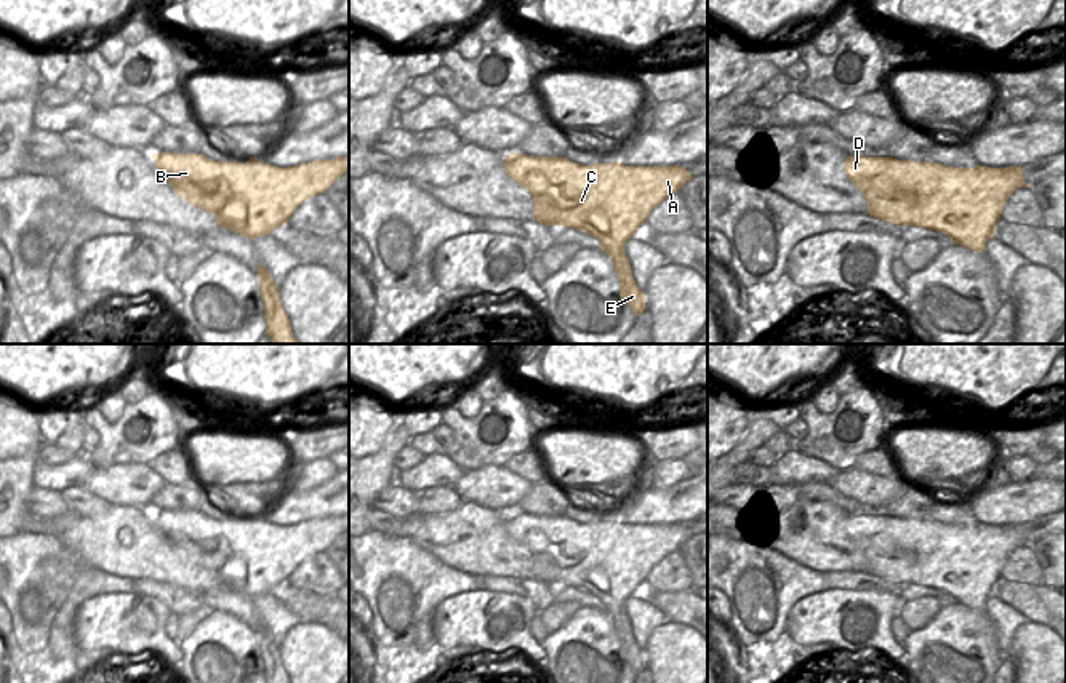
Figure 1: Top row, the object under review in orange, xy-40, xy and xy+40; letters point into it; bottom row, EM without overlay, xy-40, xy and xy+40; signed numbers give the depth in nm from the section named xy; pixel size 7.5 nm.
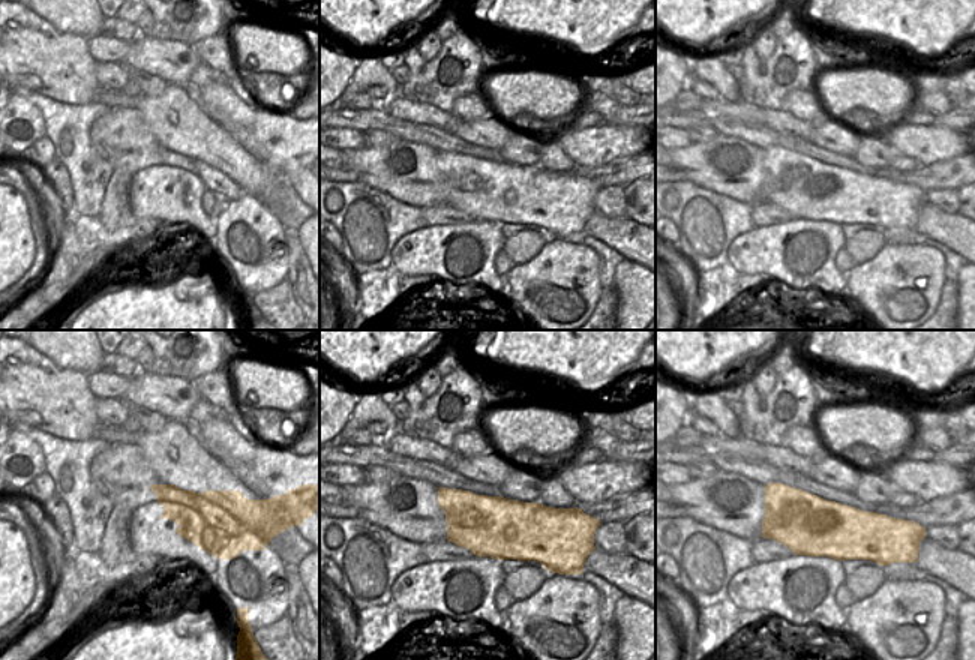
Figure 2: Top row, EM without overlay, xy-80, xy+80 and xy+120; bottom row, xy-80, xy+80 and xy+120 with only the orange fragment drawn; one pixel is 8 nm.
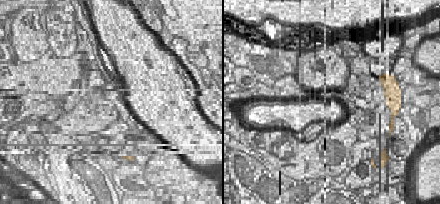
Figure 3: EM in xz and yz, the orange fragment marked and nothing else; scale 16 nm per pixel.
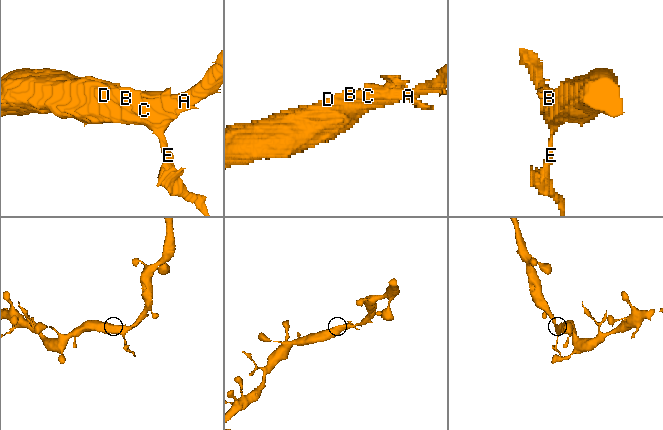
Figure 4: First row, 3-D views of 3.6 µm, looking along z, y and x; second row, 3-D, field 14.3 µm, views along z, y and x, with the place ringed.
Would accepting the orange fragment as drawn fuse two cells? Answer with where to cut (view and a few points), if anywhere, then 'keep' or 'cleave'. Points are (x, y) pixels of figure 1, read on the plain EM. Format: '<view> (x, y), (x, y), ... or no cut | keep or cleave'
xy (623, 605), (613, 611), (612, 618) | cleave

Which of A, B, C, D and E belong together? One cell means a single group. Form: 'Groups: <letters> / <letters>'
Groups: A B C D / E.

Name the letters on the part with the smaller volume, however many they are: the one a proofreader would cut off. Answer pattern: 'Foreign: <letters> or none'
Foreign: E.

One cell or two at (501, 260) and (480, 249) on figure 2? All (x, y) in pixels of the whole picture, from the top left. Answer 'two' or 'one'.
two

